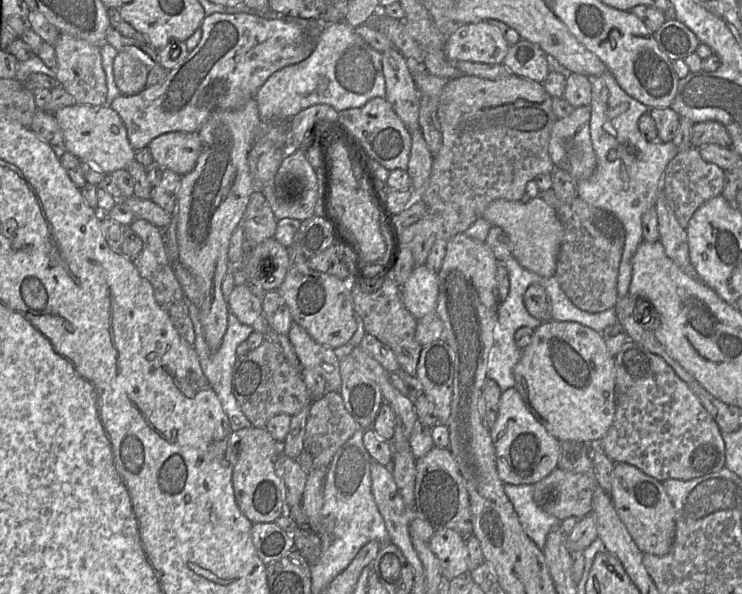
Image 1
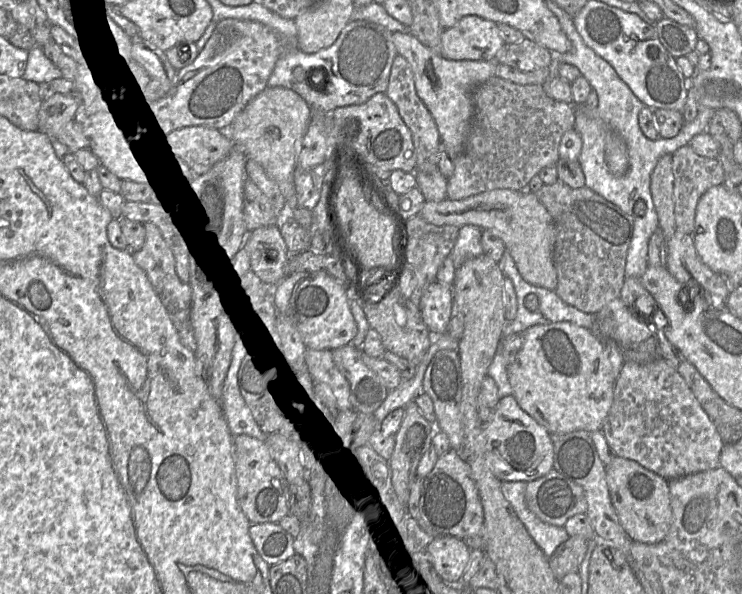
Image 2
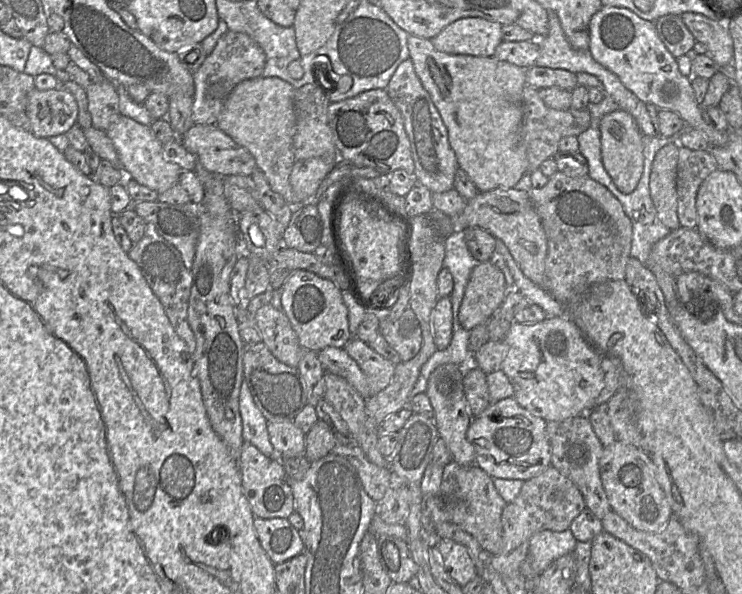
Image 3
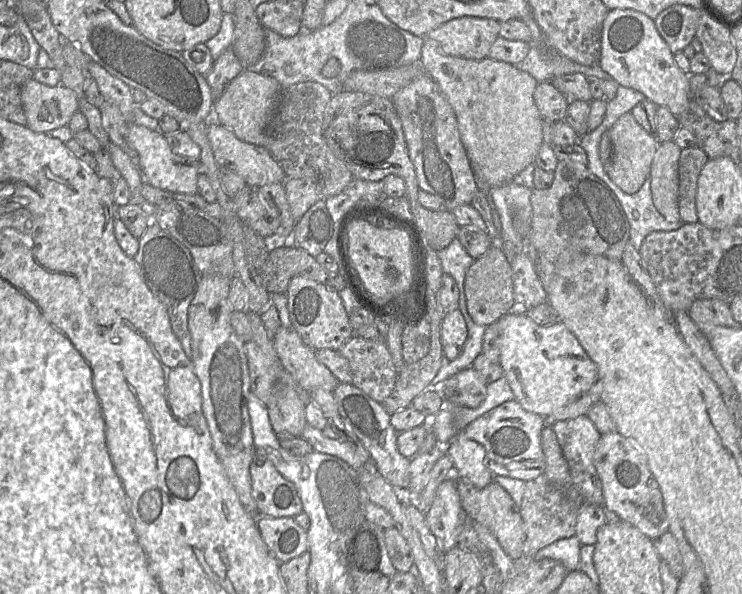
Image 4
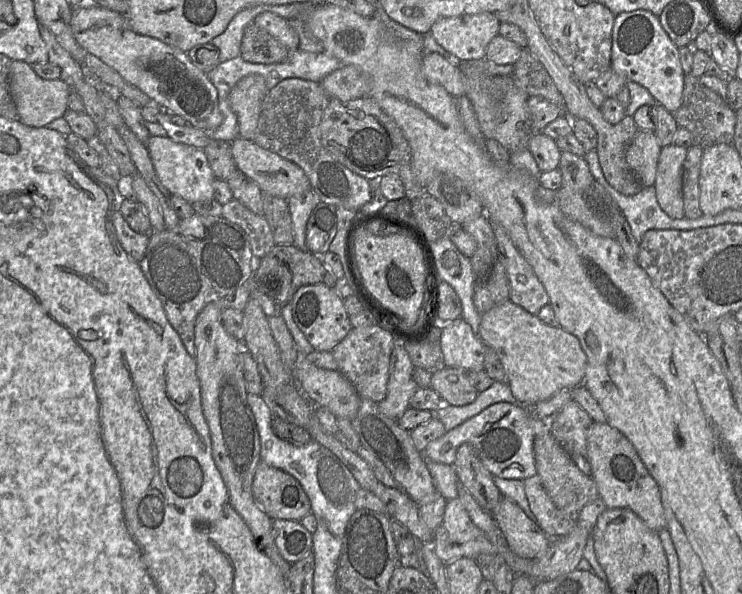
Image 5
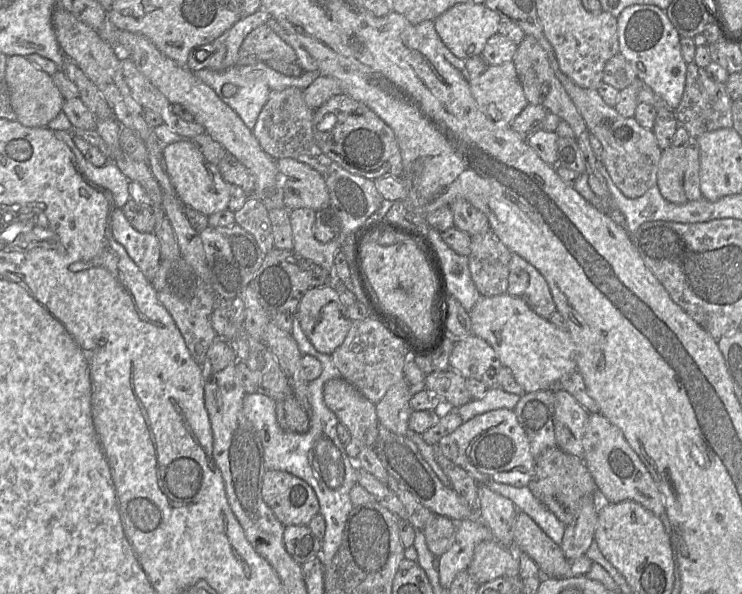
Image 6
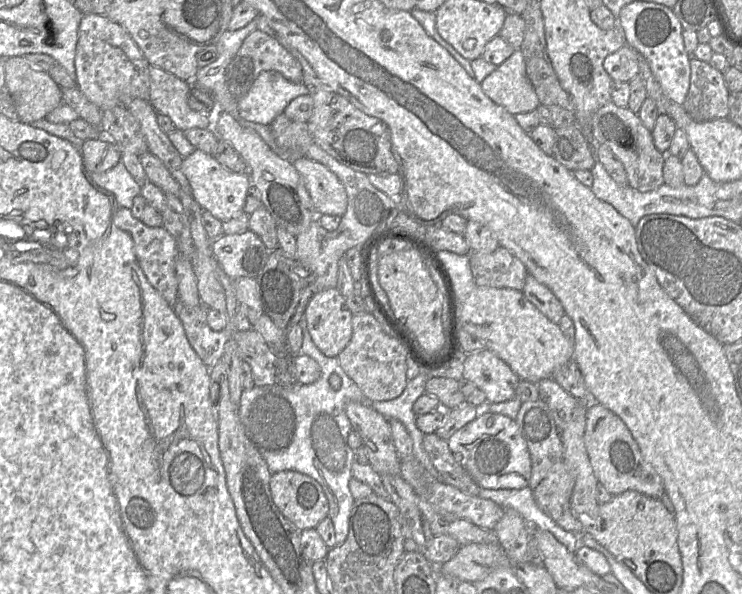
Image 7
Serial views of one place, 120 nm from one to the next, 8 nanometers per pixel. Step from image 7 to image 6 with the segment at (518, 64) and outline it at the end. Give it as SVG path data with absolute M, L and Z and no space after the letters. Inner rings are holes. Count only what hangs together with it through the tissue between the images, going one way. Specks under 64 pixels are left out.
M513 60L488 66L469 84L479 108L496 123L510 125L529 104Z

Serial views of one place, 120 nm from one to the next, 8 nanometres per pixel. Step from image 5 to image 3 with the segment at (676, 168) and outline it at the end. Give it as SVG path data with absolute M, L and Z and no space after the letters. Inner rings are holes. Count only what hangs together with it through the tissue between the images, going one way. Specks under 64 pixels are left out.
M670 143L659 149L654 157L649 189L660 221L670 229L678 229L677 214L677 164L680 145Z

